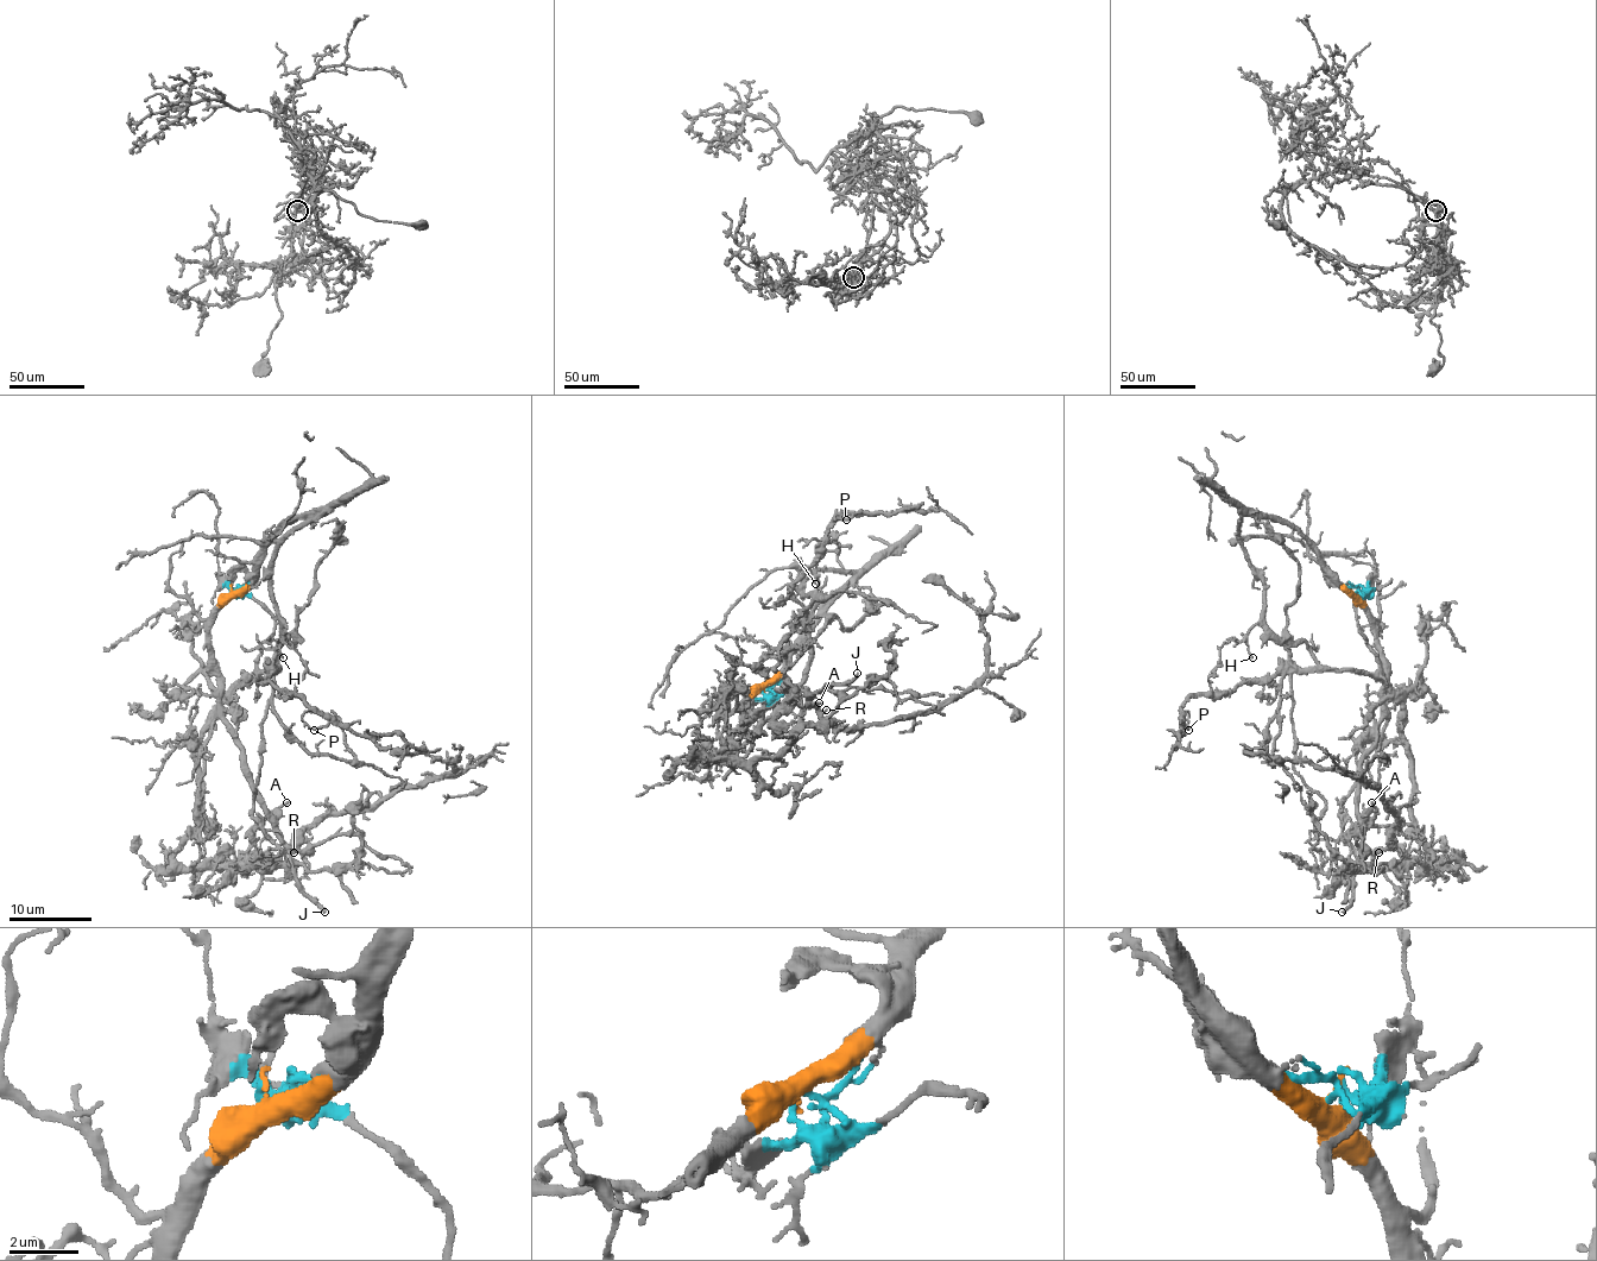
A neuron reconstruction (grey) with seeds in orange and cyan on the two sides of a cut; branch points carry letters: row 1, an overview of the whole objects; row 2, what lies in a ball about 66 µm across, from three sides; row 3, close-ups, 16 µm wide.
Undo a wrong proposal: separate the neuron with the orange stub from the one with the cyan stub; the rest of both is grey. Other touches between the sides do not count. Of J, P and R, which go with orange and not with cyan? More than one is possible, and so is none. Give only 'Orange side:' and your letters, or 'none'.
Orange side: J

